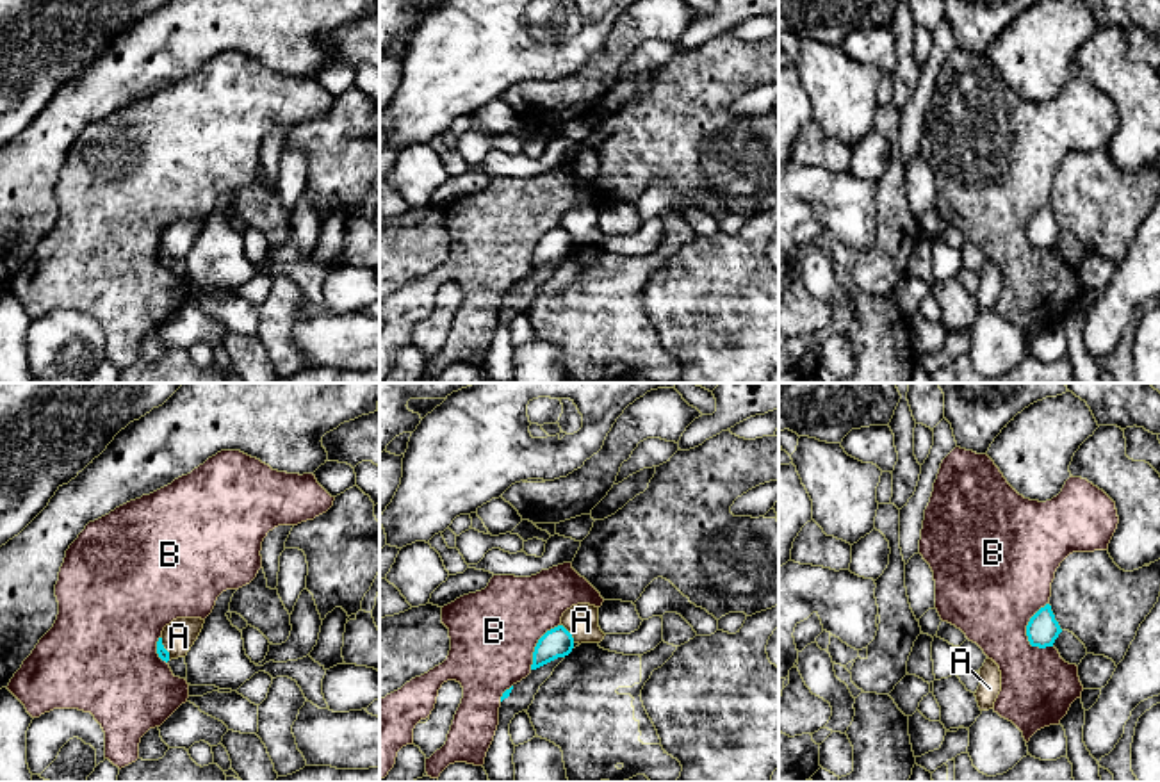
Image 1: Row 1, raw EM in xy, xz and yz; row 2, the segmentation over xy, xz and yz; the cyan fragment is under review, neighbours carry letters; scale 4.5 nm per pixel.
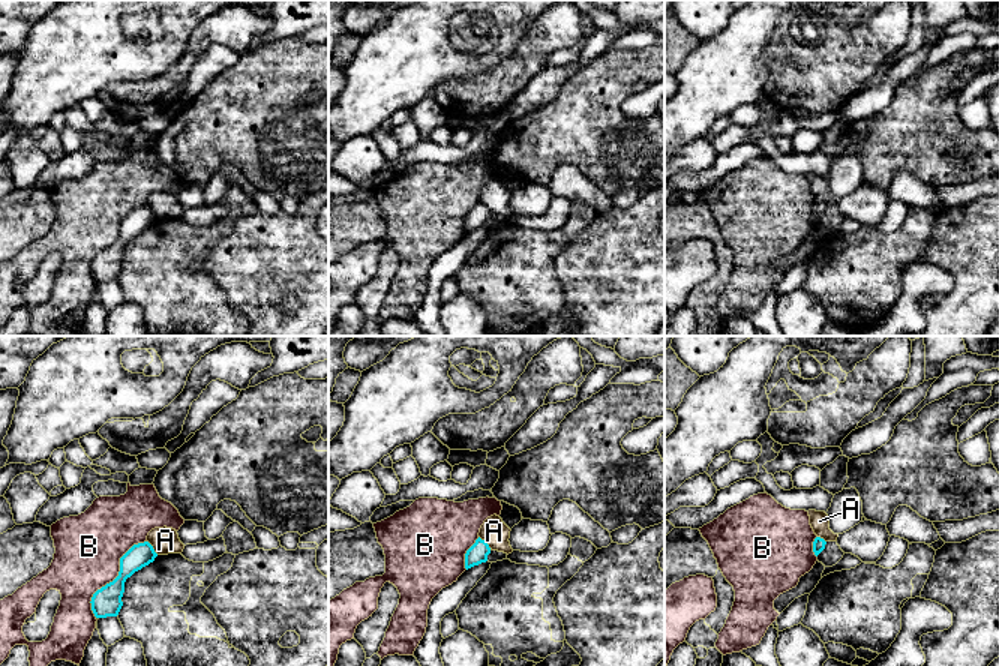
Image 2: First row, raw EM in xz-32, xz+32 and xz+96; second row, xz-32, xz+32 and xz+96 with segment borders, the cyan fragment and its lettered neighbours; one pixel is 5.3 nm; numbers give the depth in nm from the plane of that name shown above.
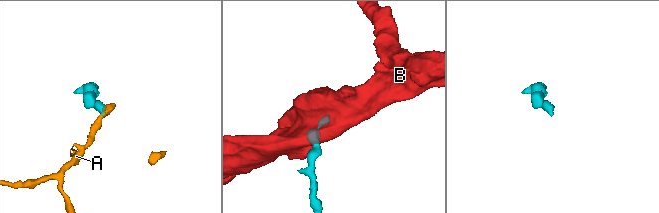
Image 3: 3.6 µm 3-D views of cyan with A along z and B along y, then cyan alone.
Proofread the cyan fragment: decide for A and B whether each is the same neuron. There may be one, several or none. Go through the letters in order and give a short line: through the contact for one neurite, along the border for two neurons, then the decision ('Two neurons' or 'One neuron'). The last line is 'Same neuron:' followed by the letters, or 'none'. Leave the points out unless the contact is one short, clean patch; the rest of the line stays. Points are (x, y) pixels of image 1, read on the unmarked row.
A: Line: xz (562, 225), (574, 243). Two neurons
B: Two neurons
Same neuron: none

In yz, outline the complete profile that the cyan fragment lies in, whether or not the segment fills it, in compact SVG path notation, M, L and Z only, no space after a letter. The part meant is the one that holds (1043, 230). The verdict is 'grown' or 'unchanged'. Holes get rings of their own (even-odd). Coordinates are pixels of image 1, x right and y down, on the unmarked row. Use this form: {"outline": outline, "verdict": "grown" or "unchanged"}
{"outline": "M1051 207L1041 208L1026 226L1026 237L1032 248L1046 249L1053 248L1055 240L1062 233Z", "verdict": "unchanged"}

